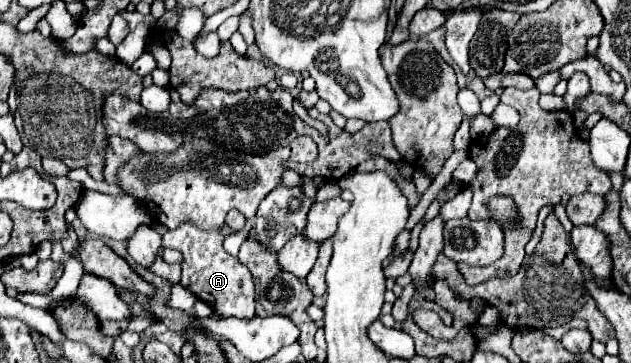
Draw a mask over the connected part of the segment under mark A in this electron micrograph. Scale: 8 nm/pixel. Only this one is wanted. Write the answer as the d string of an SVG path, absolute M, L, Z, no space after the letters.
M183 224L177 230L167 230L163 234L163 246L177 248L183 254L185 274L181 278L181 284L187 290L191 290L199 300L213 304L213 308L219 312L221 318L227 318L227 316L249 318L251 314L255 314L253 278L249 270L239 262L239 258L223 250L223 236L219 234L219 228L203 232L195 226Z

